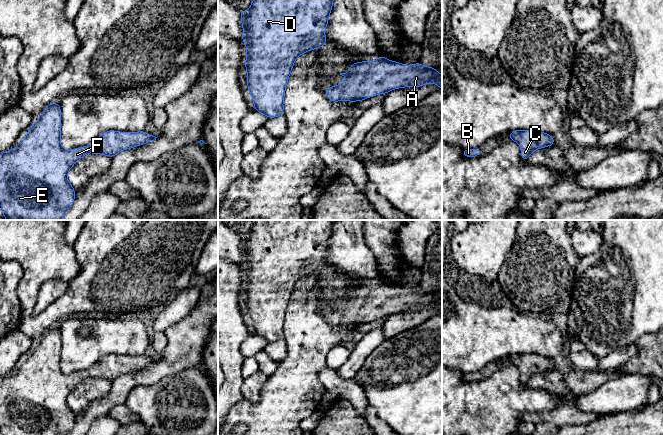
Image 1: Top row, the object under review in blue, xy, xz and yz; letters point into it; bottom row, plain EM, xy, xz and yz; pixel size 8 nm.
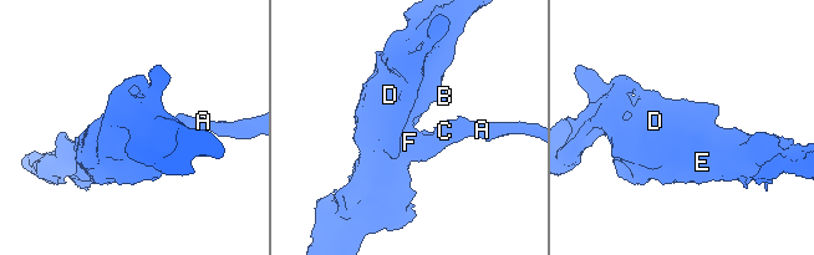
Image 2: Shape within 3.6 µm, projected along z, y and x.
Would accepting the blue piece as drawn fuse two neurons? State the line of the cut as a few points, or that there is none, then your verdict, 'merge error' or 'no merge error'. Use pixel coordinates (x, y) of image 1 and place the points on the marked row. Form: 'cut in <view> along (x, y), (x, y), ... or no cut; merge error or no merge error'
no cut; no merge error

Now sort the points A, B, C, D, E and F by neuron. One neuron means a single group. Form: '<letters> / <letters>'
A B C D E F

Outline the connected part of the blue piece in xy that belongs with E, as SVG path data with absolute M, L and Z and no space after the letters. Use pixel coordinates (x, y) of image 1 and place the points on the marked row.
M50 103L38 121L28 127L28 135L13 150L0 154L0 209L7 220L61 220L75 200L75 189L67 179L72 166L87 153L113 158L119 152L155 141L157 137L140 132L109 130L87 147L66 151L61 146L61 107Z

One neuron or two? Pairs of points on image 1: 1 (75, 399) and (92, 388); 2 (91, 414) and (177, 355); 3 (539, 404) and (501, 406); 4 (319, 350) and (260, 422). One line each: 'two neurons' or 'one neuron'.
1: one neuron
2: one neuron
3: one neuron
4: one neuron

